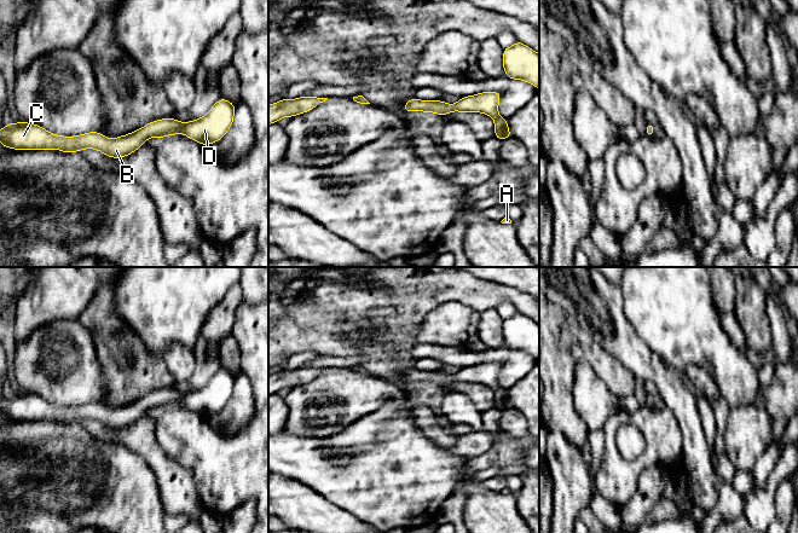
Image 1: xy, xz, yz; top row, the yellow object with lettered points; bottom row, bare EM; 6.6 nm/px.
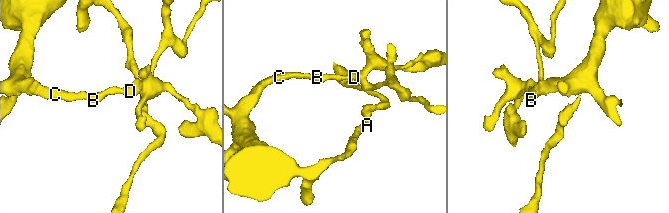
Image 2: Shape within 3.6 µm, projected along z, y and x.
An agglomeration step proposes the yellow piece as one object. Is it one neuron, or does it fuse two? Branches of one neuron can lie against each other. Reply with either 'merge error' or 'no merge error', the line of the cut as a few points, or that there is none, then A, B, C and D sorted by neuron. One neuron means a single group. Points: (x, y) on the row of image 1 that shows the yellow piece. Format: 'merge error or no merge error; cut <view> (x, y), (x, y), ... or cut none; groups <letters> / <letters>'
no merge error; cut none; groups A B C D

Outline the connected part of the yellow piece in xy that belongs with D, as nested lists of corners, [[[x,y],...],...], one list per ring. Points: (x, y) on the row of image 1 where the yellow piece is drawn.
[[[220,98],[201,118],[183,123],[179,120],[164,117],[144,127],[109,139],[100,132],[88,132],[74,137],[53,134],[39,124],[29,122],[7,123],[0,129],[0,145],[12,150],[62,150],[64,153],[94,149],[111,158],[123,158],[137,151],[150,138],[186,135],[202,145],[219,141],[233,123],[236,106]]]

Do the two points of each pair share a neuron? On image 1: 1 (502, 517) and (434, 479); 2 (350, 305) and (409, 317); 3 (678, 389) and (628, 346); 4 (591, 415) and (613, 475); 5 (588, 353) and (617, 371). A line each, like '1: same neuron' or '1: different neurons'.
1: different neurons
2: same neuron
3: same neuron
4: different neurons
5: same neuron

